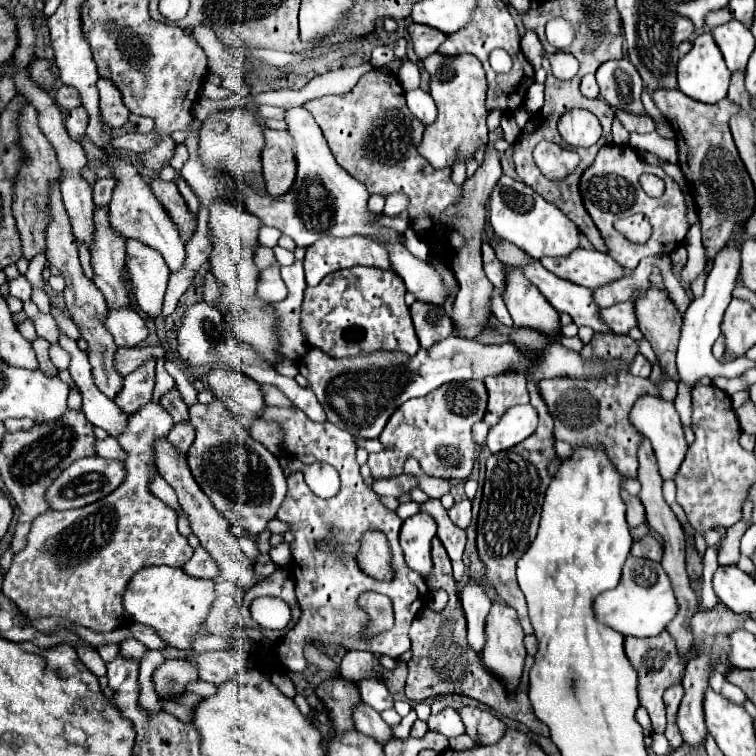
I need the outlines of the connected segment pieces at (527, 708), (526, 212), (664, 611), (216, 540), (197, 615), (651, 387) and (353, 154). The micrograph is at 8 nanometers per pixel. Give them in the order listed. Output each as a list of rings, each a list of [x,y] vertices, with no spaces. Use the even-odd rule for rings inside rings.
[[[438,538],[432,540],[432,562],[434,562],[434,570],[432,570],[432,580],[428,580],[428,586],[430,588],[442,588],[442,590],[446,590],[448,596],[450,596],[450,602],[446,604],[444,612],[424,610],[412,622],[410,640],[412,640],[412,656],[414,658],[408,662],[406,698],[412,700],[412,702],[422,702],[426,698],[448,694],[448,692],[464,694],[464,696],[480,700],[482,704],[490,706],[492,710],[496,710],[502,716],[508,716],[508,718],[512,718],[516,722],[522,722],[534,734],[550,736],[548,726],[536,718],[536,714],[532,710],[532,704],[528,700],[528,672],[530,672],[530,668],[534,664],[534,658],[532,656],[526,658],[522,682],[520,682],[520,686],[516,690],[516,696],[508,698],[506,688],[500,684],[500,680],[496,680],[482,666],[482,660],[476,660],[476,656],[472,656],[472,648],[468,648],[464,612],[460,608],[460,598],[458,598],[458,592],[456,592],[456,582],[452,578],[452,564],[450,564],[448,554],[444,552],[444,546],[440,544]]]
[[[502,176],[492,188],[486,208],[492,230],[536,260],[544,256],[568,256],[572,250],[578,248],[580,232],[572,224],[572,220],[568,220],[556,206],[546,202],[540,194],[536,194],[528,184],[520,180]]]
[[[628,556],[628,560],[624,562],[620,584],[614,590],[602,592],[594,600],[596,620],[622,632],[624,636],[636,638],[658,636],[666,628],[666,624],[674,618],[676,608],[678,604],[662,566],[648,558],[634,558],[634,556]]]
[[[158,438],[154,440],[154,460],[156,460],[156,468],[158,472],[164,476],[164,480],[176,490],[178,494],[178,502],[182,506],[182,510],[186,510],[192,532],[200,538],[200,544],[206,548],[206,552],[216,560],[218,568],[220,568],[220,578],[224,580],[232,580],[236,582],[244,592],[248,588],[252,588],[256,582],[260,582],[262,578],[256,578],[254,574],[254,564],[244,556],[244,552],[238,546],[238,540],[228,532],[230,524],[228,520],[224,520],[224,516],[220,516],[220,512],[216,512],[216,508],[212,506],[212,502],[208,500],[208,496],[200,490],[200,486],[196,484],[196,480],[190,474],[190,468],[186,464],[186,456],[180,454],[174,444],[170,444],[168,438]]]
[[[172,566],[140,568],[140,572],[130,578],[124,590],[124,610],[132,616],[132,620],[152,628],[168,646],[178,650],[190,650],[192,640],[200,634],[206,634],[202,624],[214,600],[216,590],[212,580],[186,576],[182,568]]]
[[[630,374],[604,376],[604,380],[540,380],[538,390],[554,418],[554,438],[568,442],[572,448],[578,444],[602,444],[608,458],[620,474],[626,478],[638,476],[636,448],[640,444],[640,432],[630,424],[628,414],[634,402],[642,396],[660,398],[660,386],[650,378],[634,378]]]
[[[370,70],[368,74],[364,74],[358,84],[344,96],[322,96],[316,100],[308,100],[304,104],[304,108],[314,116],[316,124],[322,128],[324,138],[328,140],[330,152],[336,158],[336,162],[350,174],[354,176],[358,182],[362,182],[370,194],[380,194],[384,198],[388,198],[390,194],[406,194],[410,198],[410,224],[412,230],[428,242],[432,256],[436,260],[434,268],[440,272],[442,282],[444,282],[444,290],[450,294],[458,292],[458,280],[448,264],[448,256],[450,256],[450,246],[444,242],[444,236],[454,230],[450,222],[444,222],[444,226],[440,226],[440,216],[442,212],[446,212],[448,208],[456,206],[462,200],[462,186],[452,182],[452,170],[450,168],[432,168],[428,164],[426,158],[420,156],[418,152],[418,144],[422,142],[422,134],[424,134],[424,124],[412,116],[412,112],[406,106],[404,100],[404,88],[398,80],[398,76],[394,72],[380,72],[380,70]]]

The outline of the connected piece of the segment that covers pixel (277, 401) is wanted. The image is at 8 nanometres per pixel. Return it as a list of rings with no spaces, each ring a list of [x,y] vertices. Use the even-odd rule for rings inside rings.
[[[260,386],[262,394],[264,394],[264,404],[266,406],[284,406],[284,408],[290,408],[292,402],[288,398],[284,398],[284,394],[278,392],[276,386]]]

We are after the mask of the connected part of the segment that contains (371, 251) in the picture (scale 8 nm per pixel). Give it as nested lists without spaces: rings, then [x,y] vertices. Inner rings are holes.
[[[366,236],[320,238],[316,244],[312,244],[306,250],[306,258],[304,258],[306,284],[308,286],[316,286],[316,284],[322,282],[322,278],[326,274],[342,270],[342,268],[354,268],[354,266],[372,266],[372,268],[380,268],[380,270],[392,270],[388,248],[378,238],[366,238]]]

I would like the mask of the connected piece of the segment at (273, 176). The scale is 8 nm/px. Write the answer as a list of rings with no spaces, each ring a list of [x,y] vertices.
[[[264,128],[264,142],[262,172],[266,180],[266,190],[270,196],[282,196],[294,180],[292,136],[286,130]]]

